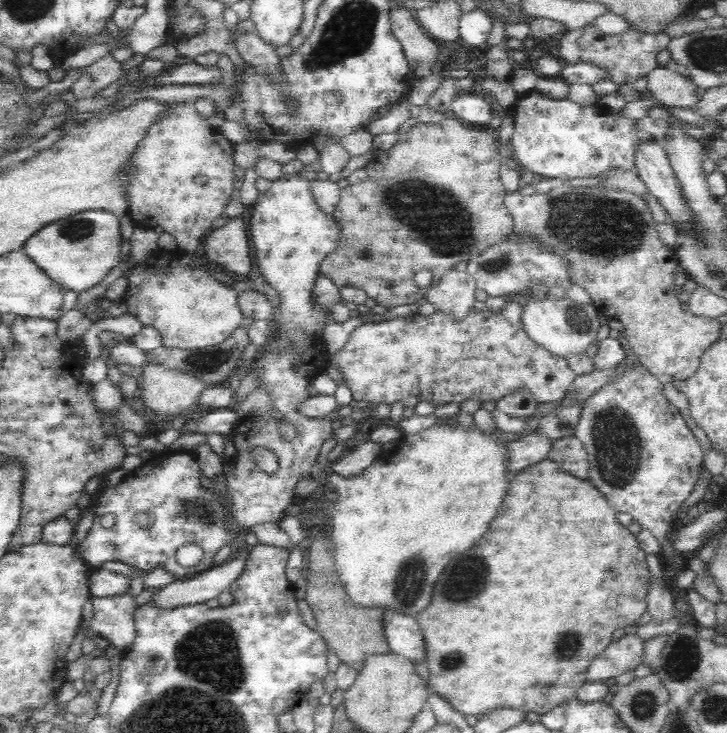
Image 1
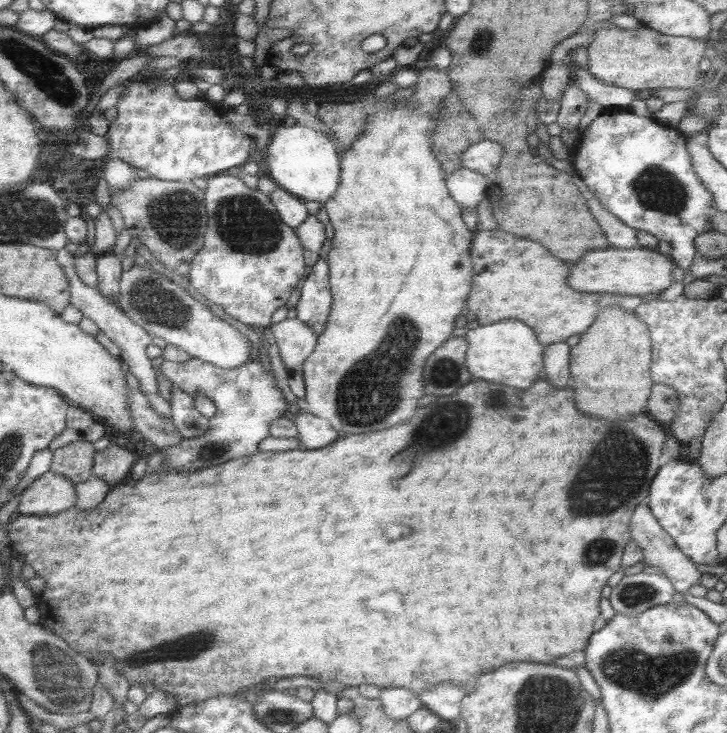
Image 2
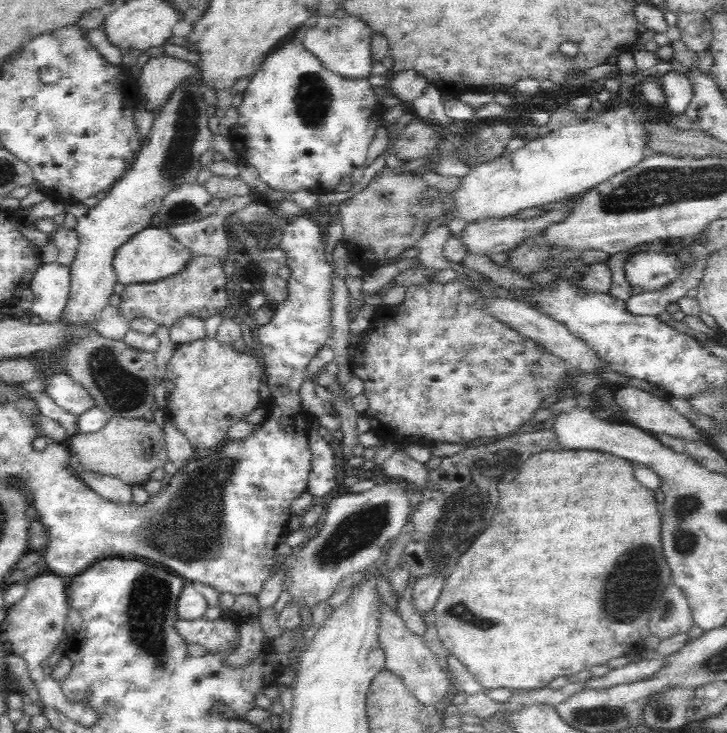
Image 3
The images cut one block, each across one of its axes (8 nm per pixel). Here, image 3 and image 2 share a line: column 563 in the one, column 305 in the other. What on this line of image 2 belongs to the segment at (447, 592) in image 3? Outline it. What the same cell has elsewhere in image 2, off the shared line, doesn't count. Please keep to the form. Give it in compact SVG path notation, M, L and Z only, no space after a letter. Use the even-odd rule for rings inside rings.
M540 376L537 378L529 388L511 388L503 384L488 383L479 379L470 380L467 384L457 388L453 394L447 396L436 396L435 400L427 406L418 408L415 416L411 416L409 422L403 424L395 424L391 428L383 428L379 432L369 432L369 434L355 434L355 436L345 436L335 440L333 444L327 444L323 448L317 450L304 450L303 448L288 449L285 451L258 451L253 454L231 459L221 464L205 465L205 467L197 469L167 469L161 471L159 467L156 471L146 472L143 476L134 480L128 476L119 483L115 488L111 488L109 492L105 493L105 498L92 509L75 509L75 507L57 512L53 516L33 516L33 515L18 515L7 527L7 536L10 542L12 552L23 556L25 564L31 566L35 570L35 577L43 580L43 588L34 593L33 606L39 612L38 624L49 628L55 636L59 636L69 648L72 648L77 654L85 656L95 667L99 667L97 660L99 656L105 658L109 656L113 662L113 668L129 682L129 687L134 684L142 687L143 684L151 684L153 690L159 692L167 692L177 700L177 709L185 704L193 704L195 702L203 702L207 698L215 698L215 696L236 696L235 692L239 688L253 687L261 682L274 682L280 678L289 678L291 676L308 676L313 680L321 683L335 681L341 683L345 687L356 687L358 684L371 684L377 688L405 688L419 694L425 688L431 688L439 682L453 682L457 686L461 686L463 690L469 692L473 688L473 682L477 676L491 672L507 662L537 662L537 664L551 664L555 658L567 656L571 652L583 650L587 644L587 639L593 634L595 630L595 620L599 616L598 604L600 601L601 589L606 584L607 578L613 572L619 570L622 551L625 544L630 540L629 534L629 517L633 508L639 502L645 500L648 495L649 483L653 480L657 469L667 459L661 453L663 450L663 442L667 434L664 425L650 420L644 415L637 416L633 420L627 422L617 421L617 424L609 424L609 422L601 422L601 420L587 420L585 416L581 416L581 412L575 410L573 406L573 390L569 386L565 388L551 388L551 384ZM387 456L393 456L393 464L401 464L401 474L405 474L403 478L397 480L387 480L385 478L385 466L387 466ZM395 526L403 526L405 532L387 536L387 528L393 530Z

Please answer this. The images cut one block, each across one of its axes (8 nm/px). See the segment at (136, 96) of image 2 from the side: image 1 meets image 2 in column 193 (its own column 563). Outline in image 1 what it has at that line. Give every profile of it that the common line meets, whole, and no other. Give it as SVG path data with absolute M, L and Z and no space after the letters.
M532 90L512 108L514 132L511 136L519 172L533 172L543 179L592 178L612 167L632 168L634 147L646 133L635 127L635 120L604 114L594 107L580 107L565 98L552 100Z

